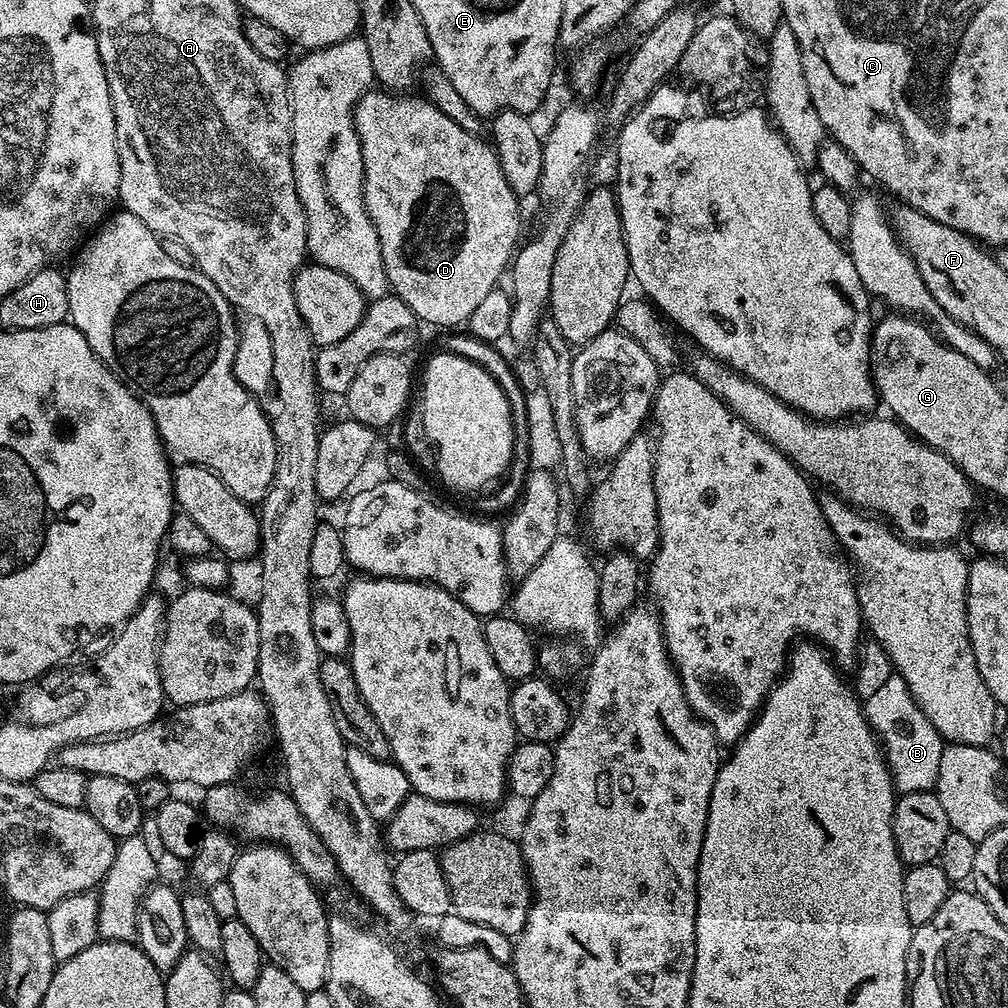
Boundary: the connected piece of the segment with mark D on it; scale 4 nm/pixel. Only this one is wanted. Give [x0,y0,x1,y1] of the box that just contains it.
[352,90,521,330]

